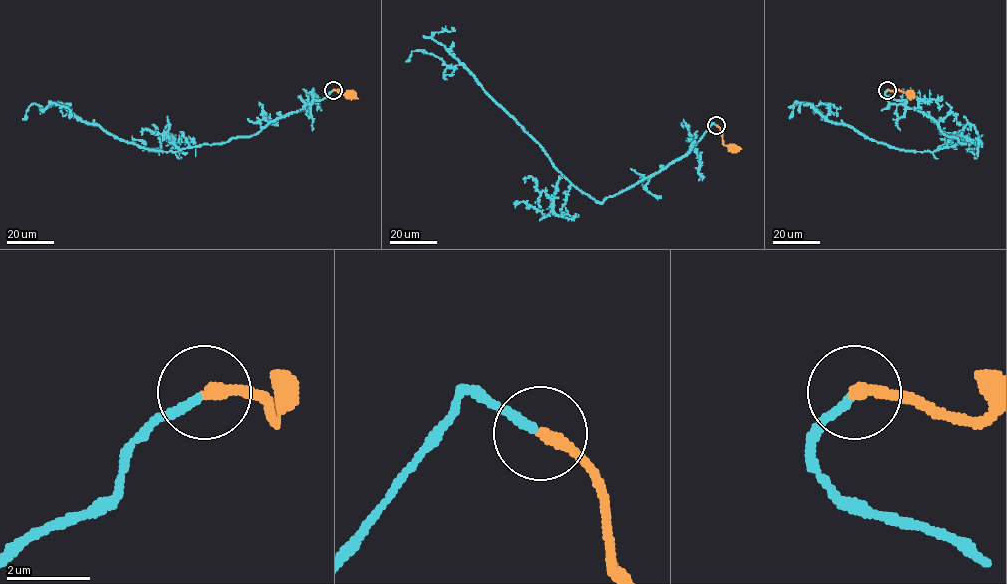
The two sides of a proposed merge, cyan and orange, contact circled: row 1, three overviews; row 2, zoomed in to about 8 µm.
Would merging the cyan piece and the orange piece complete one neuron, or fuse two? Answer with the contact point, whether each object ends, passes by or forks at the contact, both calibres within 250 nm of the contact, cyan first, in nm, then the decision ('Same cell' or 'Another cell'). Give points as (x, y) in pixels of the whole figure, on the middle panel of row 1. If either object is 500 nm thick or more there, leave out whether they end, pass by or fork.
Place: (716, 125). At the ring cyan ends. At the ring orange ends. Thickness 200 nm (cyan) against 300 nm. Same cell

